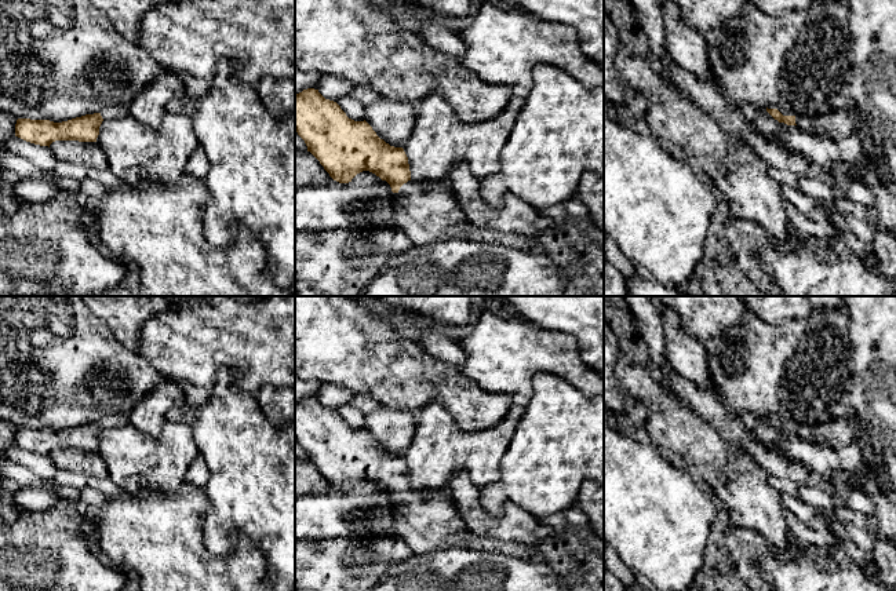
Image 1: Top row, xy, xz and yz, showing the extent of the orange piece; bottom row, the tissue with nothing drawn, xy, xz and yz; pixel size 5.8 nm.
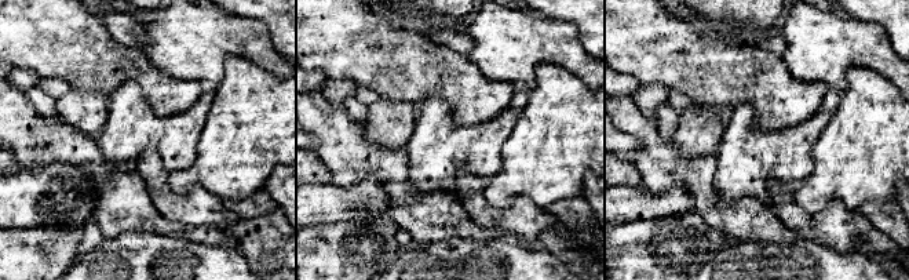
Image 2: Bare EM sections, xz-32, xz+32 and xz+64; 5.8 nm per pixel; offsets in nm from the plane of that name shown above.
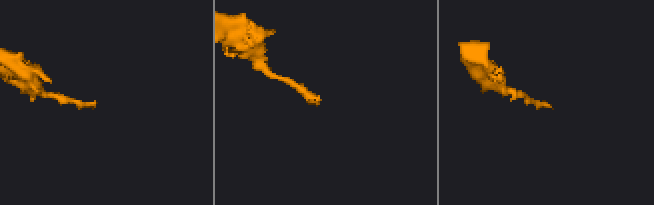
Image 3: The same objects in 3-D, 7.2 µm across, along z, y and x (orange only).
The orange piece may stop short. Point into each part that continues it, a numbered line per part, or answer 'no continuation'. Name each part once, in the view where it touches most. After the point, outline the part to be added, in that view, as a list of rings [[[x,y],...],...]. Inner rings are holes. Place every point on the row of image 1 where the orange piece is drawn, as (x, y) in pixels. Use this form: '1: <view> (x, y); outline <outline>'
1: xz (426, 214); outline [[[408,180],[398,190],[394,227],[403,230],[414,245],[459,238],[500,244],[514,249],[540,251],[539,240],[529,241],[516,233],[474,226],[462,211],[452,189],[438,183],[423,186]]]

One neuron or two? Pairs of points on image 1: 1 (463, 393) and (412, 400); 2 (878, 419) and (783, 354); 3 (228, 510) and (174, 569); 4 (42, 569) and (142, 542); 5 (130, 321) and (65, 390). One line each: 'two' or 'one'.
1: one
2: two
3: two
4: two
5: two

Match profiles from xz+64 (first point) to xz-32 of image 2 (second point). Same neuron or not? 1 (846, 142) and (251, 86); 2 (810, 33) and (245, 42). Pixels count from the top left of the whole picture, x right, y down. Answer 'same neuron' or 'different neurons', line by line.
1: same neuron
2: same neuron

